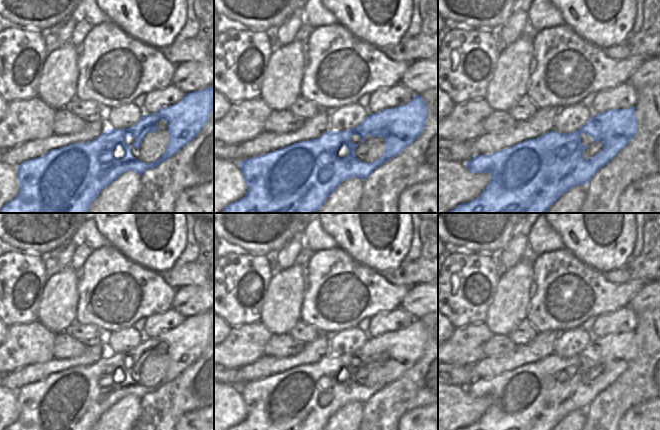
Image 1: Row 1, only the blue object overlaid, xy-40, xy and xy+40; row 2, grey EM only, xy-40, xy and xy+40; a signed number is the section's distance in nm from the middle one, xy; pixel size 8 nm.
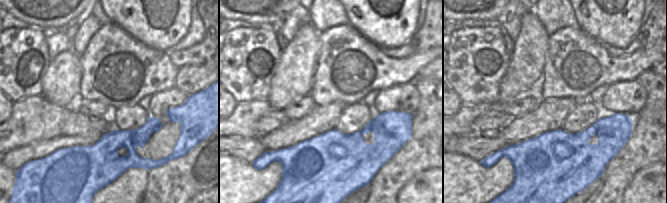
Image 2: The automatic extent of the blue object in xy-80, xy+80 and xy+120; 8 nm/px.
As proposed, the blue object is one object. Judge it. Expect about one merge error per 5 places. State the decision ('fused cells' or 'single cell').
single cell

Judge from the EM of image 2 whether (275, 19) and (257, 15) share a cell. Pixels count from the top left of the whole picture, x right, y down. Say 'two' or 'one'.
one

